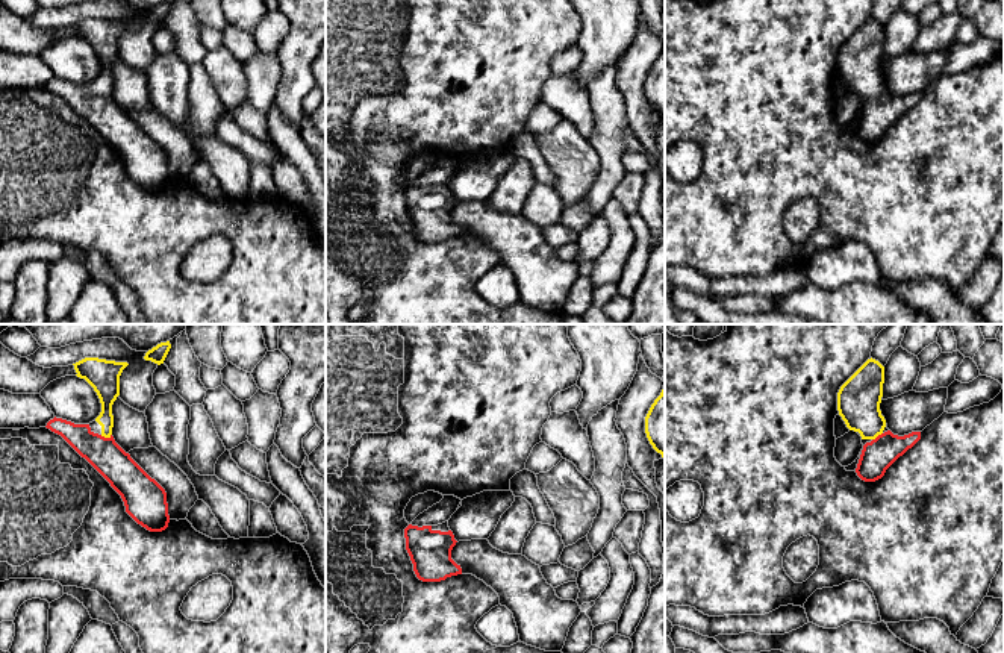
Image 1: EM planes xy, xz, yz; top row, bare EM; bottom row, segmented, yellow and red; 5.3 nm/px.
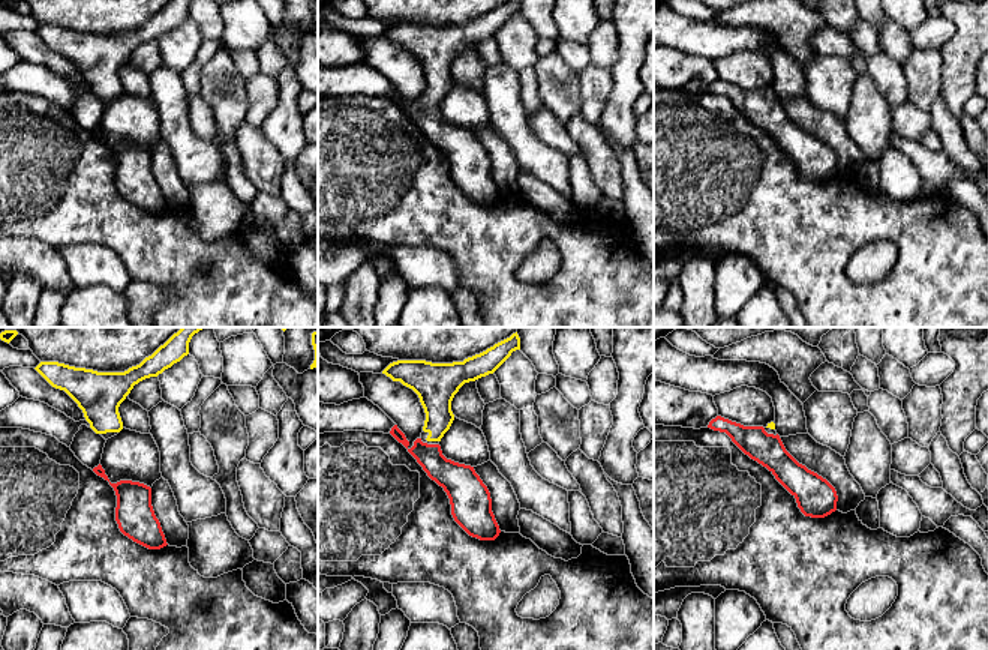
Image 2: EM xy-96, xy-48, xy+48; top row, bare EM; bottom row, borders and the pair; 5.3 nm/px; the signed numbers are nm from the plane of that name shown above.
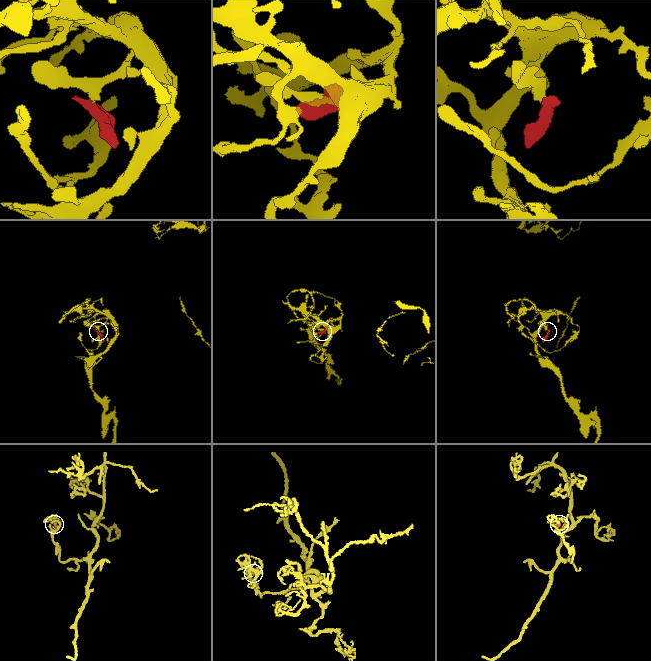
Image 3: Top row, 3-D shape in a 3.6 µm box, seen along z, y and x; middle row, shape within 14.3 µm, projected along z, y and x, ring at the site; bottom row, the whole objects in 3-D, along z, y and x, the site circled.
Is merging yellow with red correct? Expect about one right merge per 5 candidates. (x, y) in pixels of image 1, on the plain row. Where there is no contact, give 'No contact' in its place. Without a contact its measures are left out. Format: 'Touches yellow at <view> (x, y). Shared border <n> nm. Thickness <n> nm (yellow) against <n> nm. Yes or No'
Touches yellow at xy (105, 97). Shared border 60 nm. Thickness 120 nm (yellow) against 180 nm. Yes

